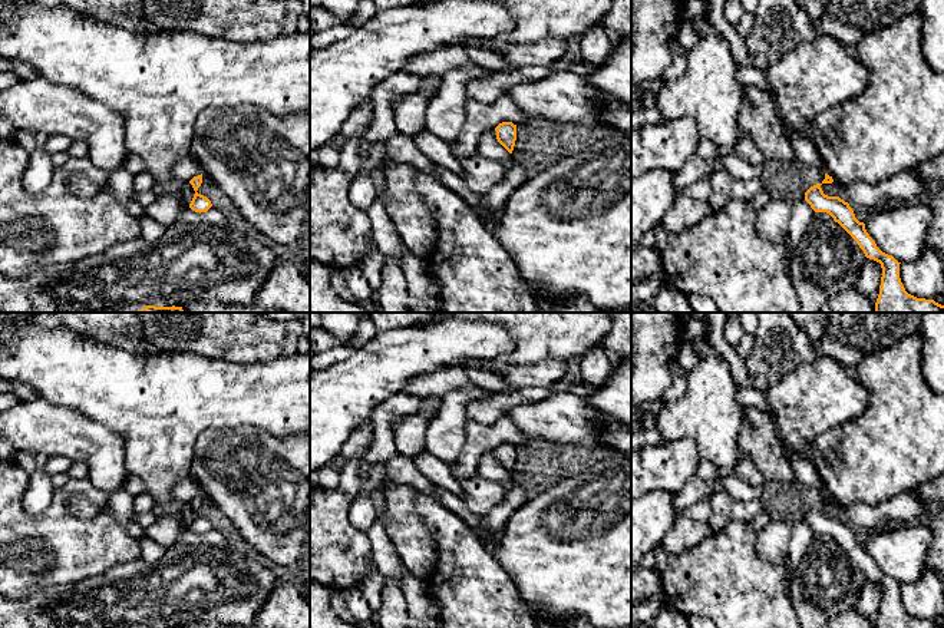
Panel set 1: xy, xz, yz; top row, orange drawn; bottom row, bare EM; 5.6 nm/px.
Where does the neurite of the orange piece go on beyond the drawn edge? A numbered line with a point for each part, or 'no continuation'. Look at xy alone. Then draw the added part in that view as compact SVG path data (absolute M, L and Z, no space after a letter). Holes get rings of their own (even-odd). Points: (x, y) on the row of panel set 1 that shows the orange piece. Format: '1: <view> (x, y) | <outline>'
no continuation

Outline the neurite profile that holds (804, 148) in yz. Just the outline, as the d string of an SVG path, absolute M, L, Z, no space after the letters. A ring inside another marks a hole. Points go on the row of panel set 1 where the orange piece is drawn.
M783 125L783 133L792 146L795 158L802 163L818 168L826 173L825 165L811 139L801 132L792 129L789 125Z

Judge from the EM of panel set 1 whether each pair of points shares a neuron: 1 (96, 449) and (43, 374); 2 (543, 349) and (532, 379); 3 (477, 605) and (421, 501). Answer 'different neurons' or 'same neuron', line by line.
1: different neurons
2: different neurons
3: same neuron

